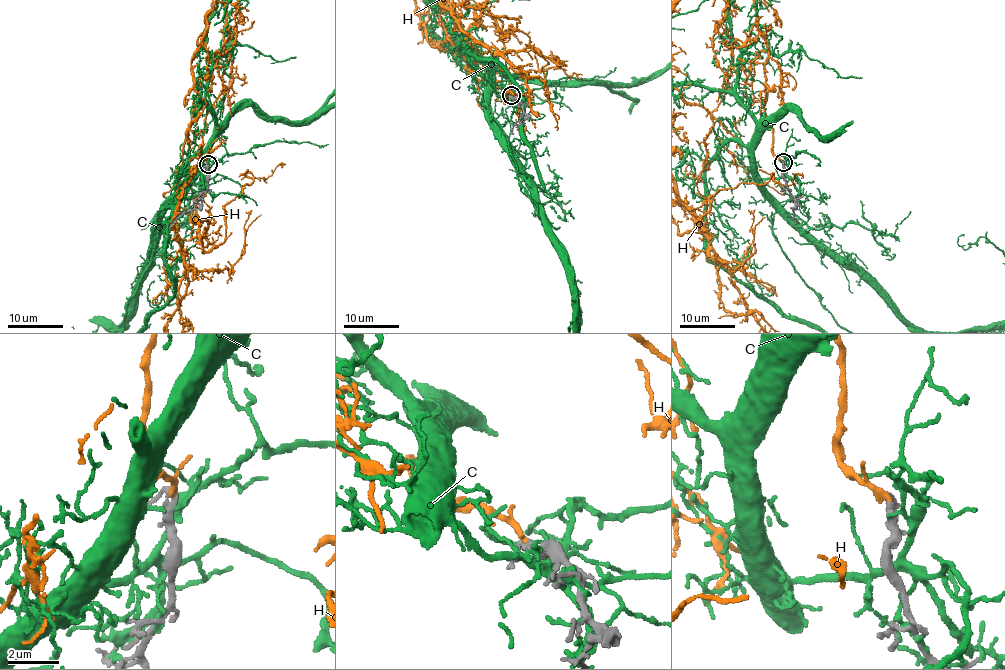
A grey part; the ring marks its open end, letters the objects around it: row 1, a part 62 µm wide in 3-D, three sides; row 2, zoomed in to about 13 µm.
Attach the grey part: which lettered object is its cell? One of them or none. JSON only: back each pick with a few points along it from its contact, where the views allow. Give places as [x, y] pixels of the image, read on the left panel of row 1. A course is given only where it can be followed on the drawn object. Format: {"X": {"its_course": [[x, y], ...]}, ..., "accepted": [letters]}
{"accepted": ["H"]}

